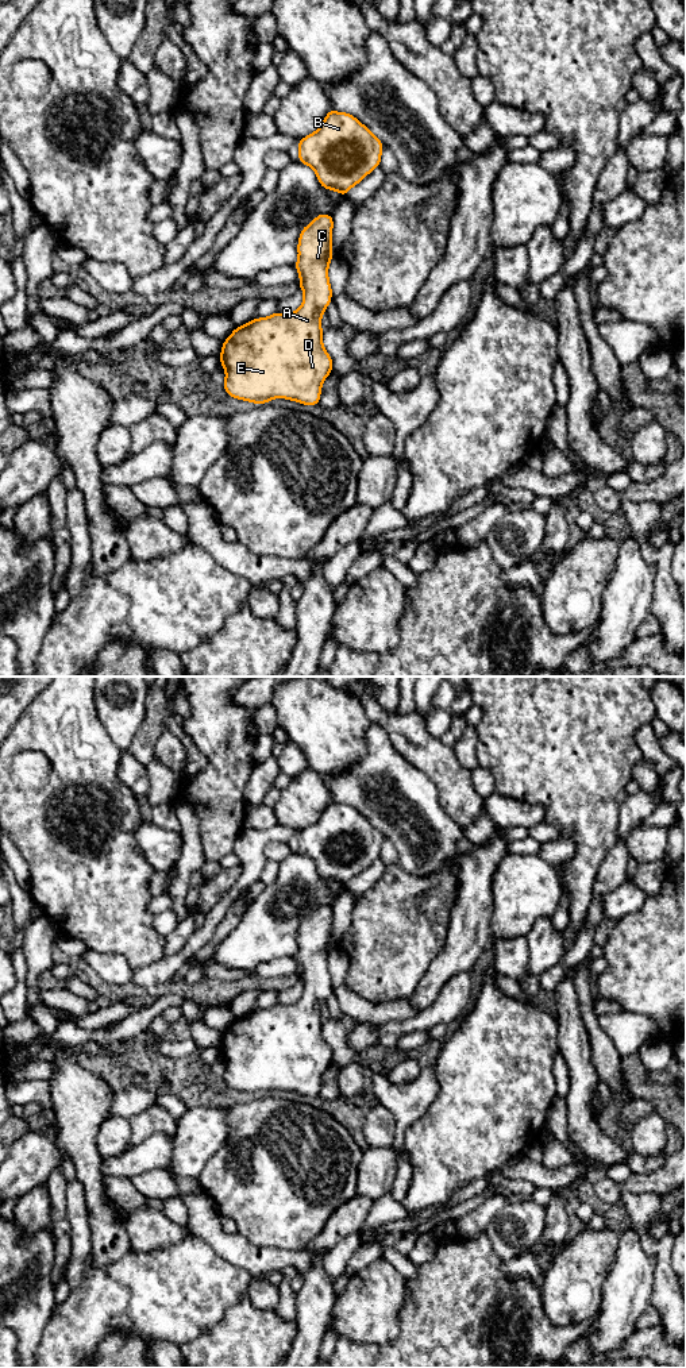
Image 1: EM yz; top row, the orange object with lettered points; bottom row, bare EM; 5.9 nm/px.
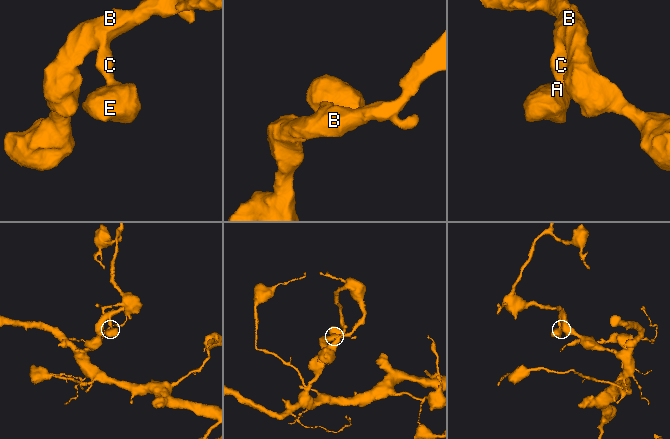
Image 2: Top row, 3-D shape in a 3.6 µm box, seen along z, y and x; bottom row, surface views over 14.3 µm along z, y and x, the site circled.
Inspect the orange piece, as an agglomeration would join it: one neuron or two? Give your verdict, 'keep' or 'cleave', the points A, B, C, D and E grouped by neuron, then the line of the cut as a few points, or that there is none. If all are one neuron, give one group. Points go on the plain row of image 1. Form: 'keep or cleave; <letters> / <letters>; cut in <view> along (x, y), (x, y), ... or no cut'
keep; A B C D E; no cut

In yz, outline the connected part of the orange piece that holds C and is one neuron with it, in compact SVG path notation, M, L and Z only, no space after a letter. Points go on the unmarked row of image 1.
M320 905L305 917L298 929L298 949L294 955L300 966L297 975L304 984L301 998L292 1005L275 1003L235 1018L223 1033L220 1056L226 1063L224 1082L232 1090L254 1095L267 1095L273 1090L292 1091L304 1097L319 1097L321 1076L334 1053L323 1037L321 1007L332 993L328 970L332 947L332 906Z

